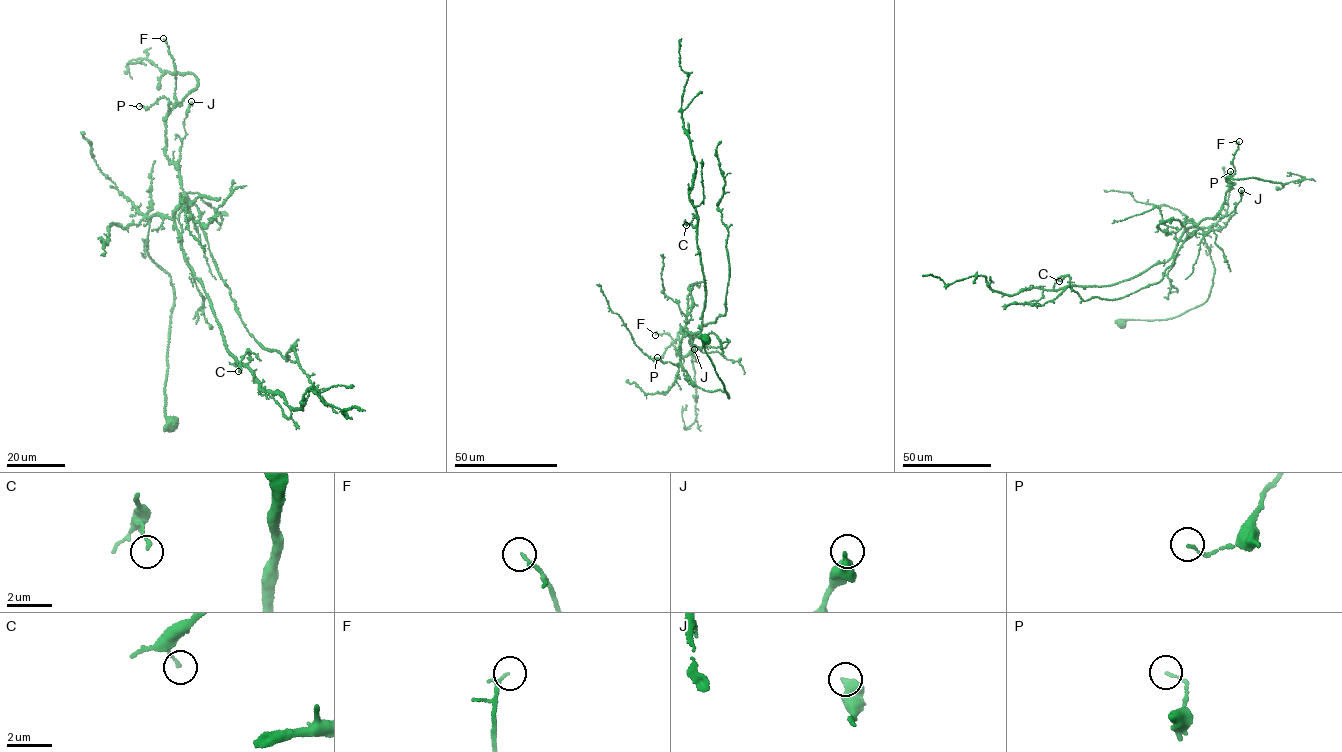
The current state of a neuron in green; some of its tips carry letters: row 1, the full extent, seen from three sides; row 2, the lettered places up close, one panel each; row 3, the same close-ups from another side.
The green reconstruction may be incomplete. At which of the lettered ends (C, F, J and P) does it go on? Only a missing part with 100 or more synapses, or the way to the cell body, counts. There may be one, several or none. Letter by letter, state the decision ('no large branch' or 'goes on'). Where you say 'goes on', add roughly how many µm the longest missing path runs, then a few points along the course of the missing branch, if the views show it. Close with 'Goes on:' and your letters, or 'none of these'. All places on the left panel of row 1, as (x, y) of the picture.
C: no large branch
F: no large branch
J: no large branch
P: no large branch
Goes on: none of these

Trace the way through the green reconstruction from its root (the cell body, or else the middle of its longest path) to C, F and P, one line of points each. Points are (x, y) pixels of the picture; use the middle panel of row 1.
C: (705, 339), (729, 397), (696, 386), (680, 361), (682, 337), (702, 328), (705, 295), (696, 229), (686, 225)
F: (705, 339), (729, 397), (687, 375), (679, 354), (682, 328), (692, 349), (682, 357), (678, 339), (655, 335)
P: (705, 339), (729, 397), (687, 375), (679, 354), (682, 328), (691, 352), (682, 357), (672, 343), (657, 357)

